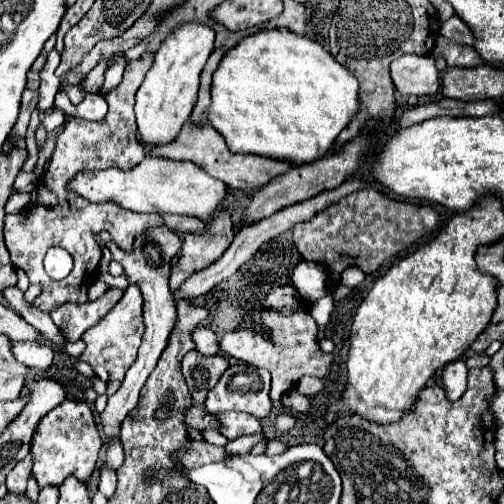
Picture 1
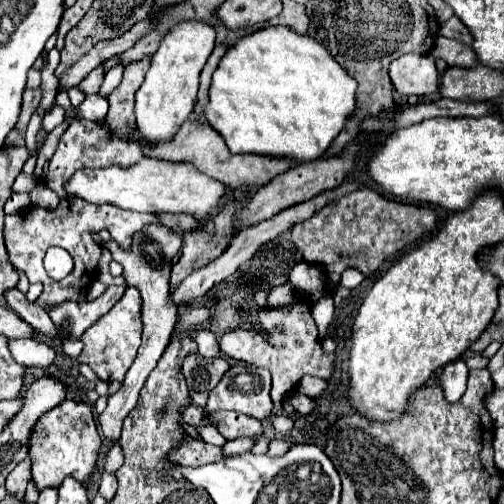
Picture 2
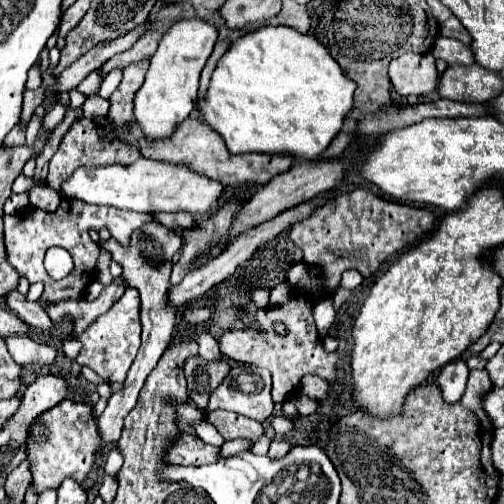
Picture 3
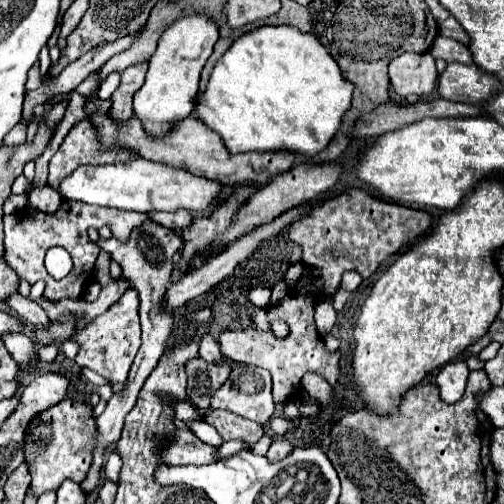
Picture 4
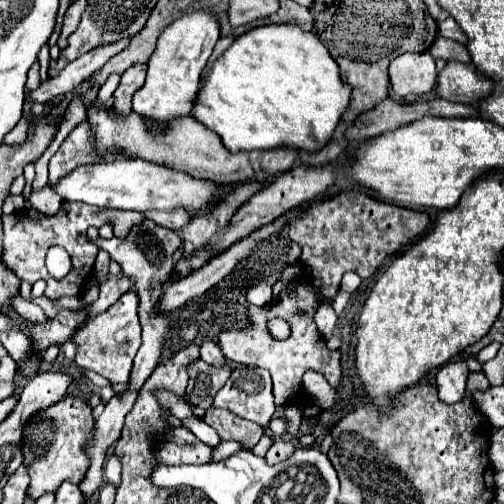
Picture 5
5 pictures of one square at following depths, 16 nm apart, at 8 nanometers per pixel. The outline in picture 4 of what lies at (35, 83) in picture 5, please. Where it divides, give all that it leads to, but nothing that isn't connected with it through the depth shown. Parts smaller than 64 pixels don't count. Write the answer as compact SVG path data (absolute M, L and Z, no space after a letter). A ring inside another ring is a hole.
M36 62L32 68L28 72L27 82L26 82L26 90L33 90L33 88L39 88L42 84L39 63Z

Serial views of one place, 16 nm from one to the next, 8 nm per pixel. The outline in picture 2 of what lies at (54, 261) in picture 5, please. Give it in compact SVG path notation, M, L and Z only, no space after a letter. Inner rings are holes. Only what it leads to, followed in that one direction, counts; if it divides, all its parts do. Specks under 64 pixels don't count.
M61 247L49 248L44 258L44 267L48 275L56 281L62 280L73 270L73 259Z

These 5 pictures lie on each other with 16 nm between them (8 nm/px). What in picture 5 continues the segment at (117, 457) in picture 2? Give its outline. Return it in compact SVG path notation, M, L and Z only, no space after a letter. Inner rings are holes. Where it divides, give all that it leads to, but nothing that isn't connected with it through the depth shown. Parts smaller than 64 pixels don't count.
M116 454L108 456L106 466L104 466L104 476L106 476L106 480L110 480L114 486L120 486L120 468L122 468L120 458L118 458Z

